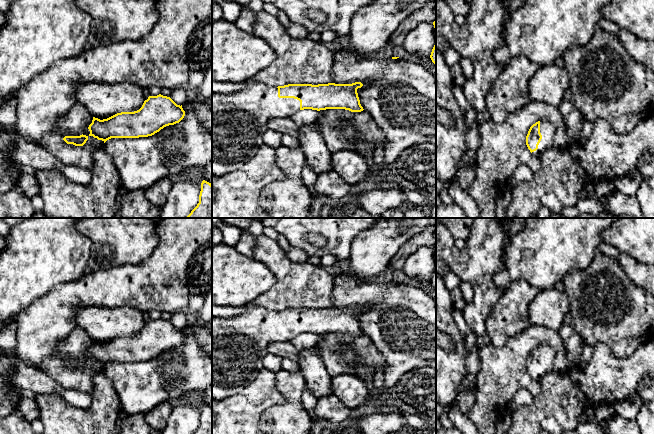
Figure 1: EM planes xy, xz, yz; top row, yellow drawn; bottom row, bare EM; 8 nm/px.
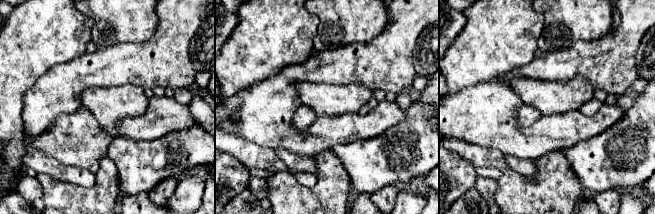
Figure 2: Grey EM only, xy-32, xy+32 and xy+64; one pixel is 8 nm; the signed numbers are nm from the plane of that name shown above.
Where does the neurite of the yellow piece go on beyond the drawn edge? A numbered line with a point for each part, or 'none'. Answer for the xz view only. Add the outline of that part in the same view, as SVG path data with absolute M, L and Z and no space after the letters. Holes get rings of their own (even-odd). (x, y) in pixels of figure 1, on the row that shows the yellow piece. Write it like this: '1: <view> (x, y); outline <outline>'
1: xz (239, 119); outline M252 80L238 92L212 93L212 174L223 175L239 169L263 145L263 134L271 118L291 117L299 110L299 100L279 98L276 86Z

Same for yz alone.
1: yz (547, 129); outline M540 121L540 133L542 139L538 145L538 149L532 152L534 156L541 157L553 147L553 138L556 130L557 129L553 123L549 121Z

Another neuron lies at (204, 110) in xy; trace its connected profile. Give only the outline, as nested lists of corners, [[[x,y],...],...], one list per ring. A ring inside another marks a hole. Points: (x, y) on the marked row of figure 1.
[[[198,98],[191,100],[191,102],[193,112],[200,117],[204,127],[212,134],[212,107]]]

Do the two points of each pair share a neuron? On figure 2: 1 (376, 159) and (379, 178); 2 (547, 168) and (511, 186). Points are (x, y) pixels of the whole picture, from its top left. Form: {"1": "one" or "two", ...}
{"1": "one", "2": "one"}

